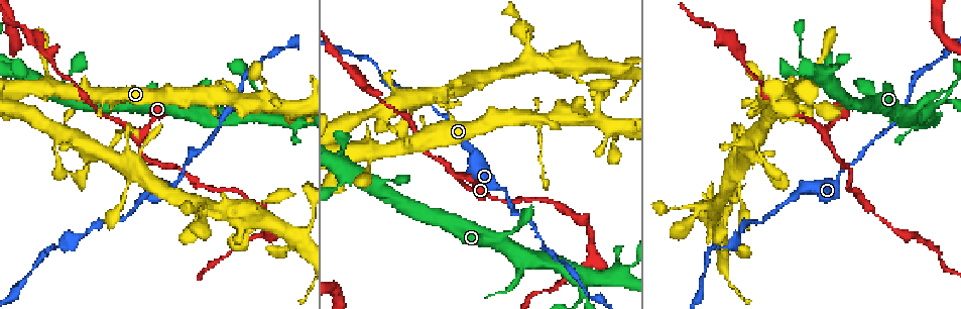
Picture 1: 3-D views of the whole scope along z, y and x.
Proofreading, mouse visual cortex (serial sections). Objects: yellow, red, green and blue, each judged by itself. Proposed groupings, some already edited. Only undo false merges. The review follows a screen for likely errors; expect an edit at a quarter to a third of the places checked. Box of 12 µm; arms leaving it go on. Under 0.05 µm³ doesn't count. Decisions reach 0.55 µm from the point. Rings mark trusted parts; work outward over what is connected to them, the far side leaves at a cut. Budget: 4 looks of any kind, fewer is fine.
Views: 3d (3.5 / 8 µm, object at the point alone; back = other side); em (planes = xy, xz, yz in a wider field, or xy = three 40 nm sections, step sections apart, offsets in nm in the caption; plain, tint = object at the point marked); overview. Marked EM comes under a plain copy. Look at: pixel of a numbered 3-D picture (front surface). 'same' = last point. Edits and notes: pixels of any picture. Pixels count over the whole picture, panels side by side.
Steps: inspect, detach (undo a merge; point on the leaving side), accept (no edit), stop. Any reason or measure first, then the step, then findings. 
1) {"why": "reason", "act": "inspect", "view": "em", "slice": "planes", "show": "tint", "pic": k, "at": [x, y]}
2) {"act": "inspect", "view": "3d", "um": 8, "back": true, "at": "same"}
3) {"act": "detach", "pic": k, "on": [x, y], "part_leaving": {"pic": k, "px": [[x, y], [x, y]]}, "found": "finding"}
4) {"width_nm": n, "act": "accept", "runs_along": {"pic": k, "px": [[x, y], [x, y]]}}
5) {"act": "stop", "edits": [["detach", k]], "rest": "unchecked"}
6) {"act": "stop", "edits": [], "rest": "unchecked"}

{"why": "abrupt turn", "act": "inspect", "view": "3d", "um": 3.5, "back": true, "pic": 1, "at": [463, 176]}

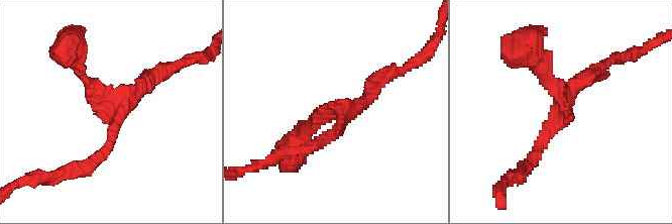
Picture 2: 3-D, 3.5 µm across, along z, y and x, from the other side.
{"arms": 3, "arm_widths_nm": [150, 200, 250], "act": "inspect", "view": "em", "slice": "xy", "step": 3, "show": "tint", "pic": 2, "at": [104, 102]}

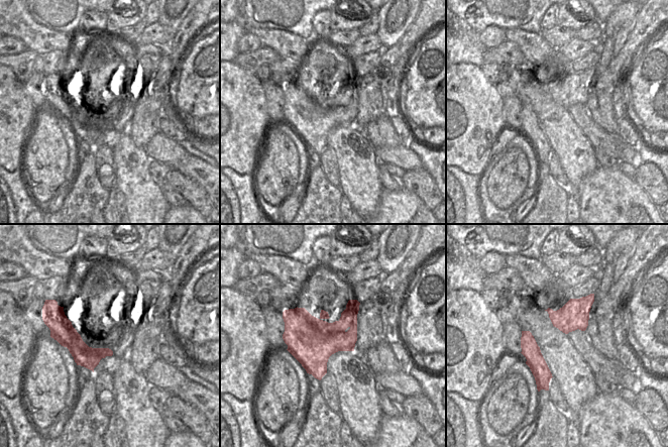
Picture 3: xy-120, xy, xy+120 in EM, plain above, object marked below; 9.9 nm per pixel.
{"act": "accept", "runs_along": {"pic": 3, "px": [[61, 315], [86, 353], [109, 353]]}, "found": "all the same cell"}

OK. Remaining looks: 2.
{"why": "thick turns thin", "act": "inspect", "view": "3d", "um": 3.5, "pic": 1, "at": [738, 55]}

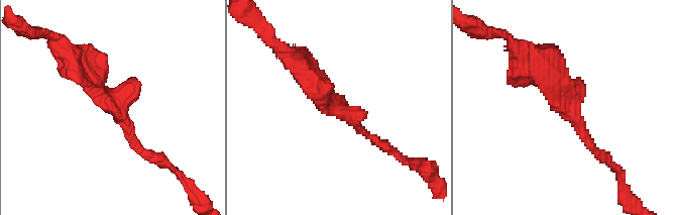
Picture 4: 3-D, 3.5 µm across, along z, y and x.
{"why": "shape alone is not enough", "act": "inspect", "view": "em", "slice": "xy", "step": 3, "show": "tint", "pic": 4, "at": [338, 101]}

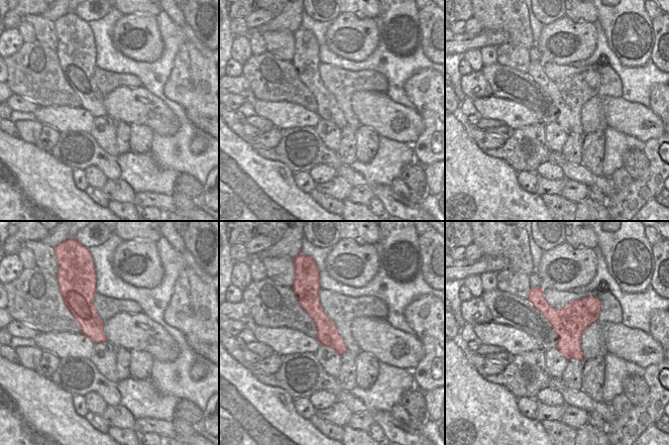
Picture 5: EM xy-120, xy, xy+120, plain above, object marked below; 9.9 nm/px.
{"act": "accept", "runs_along": {"pic": 5, "px": [[533, 290], [580, 357]]}, "found": "all the same cell"}

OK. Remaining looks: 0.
{"act": "stop", "edits": [], "rest": "unchecked"}

